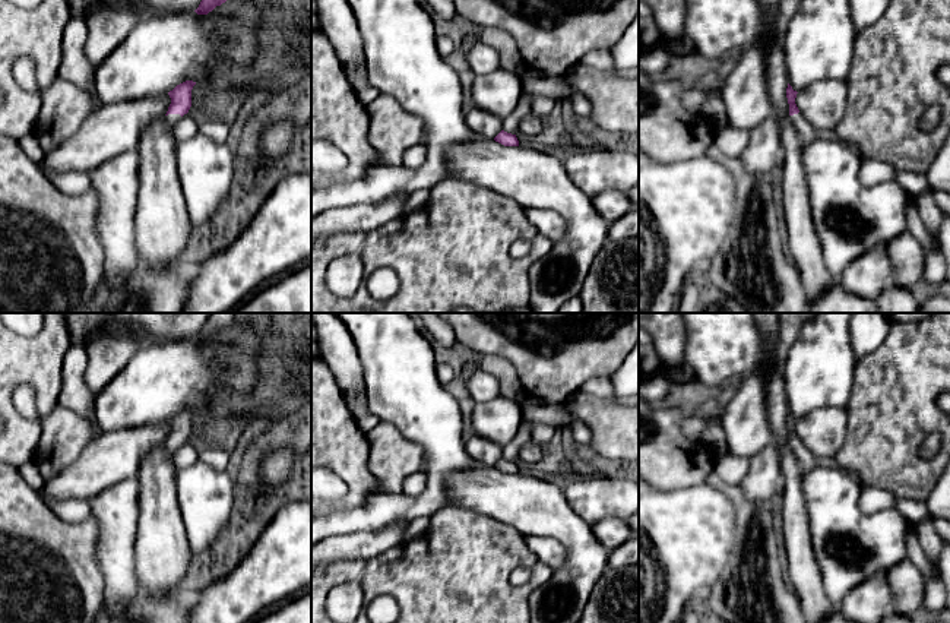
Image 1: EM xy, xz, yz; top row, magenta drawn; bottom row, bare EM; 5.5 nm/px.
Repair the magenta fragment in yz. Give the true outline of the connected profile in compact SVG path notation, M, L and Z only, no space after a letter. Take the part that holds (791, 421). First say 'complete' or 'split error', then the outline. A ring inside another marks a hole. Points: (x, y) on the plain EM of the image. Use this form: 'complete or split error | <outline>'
split error | M788 411L786 415L786 426L789 431L789 443L798 458L799 467L802 471L813 471L818 468L818 459L810 453L810 450L805 448L805 445L799 440L795 426L797 426L797 418L792 417L792 414Z

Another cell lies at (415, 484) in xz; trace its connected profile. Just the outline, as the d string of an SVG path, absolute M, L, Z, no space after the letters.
M419 471L408 477L403 483L403 494L421 496L427 490L427 474Z

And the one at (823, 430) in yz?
M814 409L797 421L795 431L813 456L835 458L846 437L846 409Z

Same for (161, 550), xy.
M165 443L152 446L136 474L139 521L134 541L134 572L149 597L171 594L184 579L191 551L175 493L172 456Z

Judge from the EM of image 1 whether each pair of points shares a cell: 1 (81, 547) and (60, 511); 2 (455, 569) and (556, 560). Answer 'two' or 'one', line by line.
1: two
2: two

